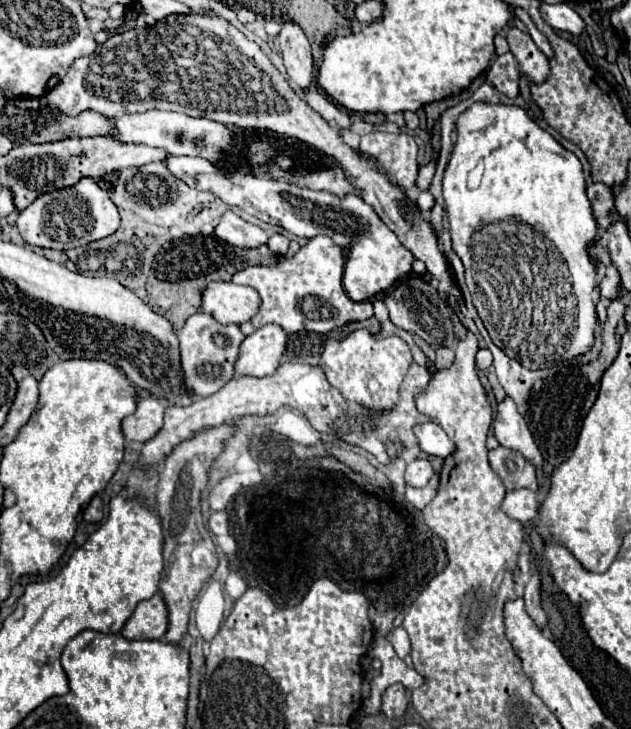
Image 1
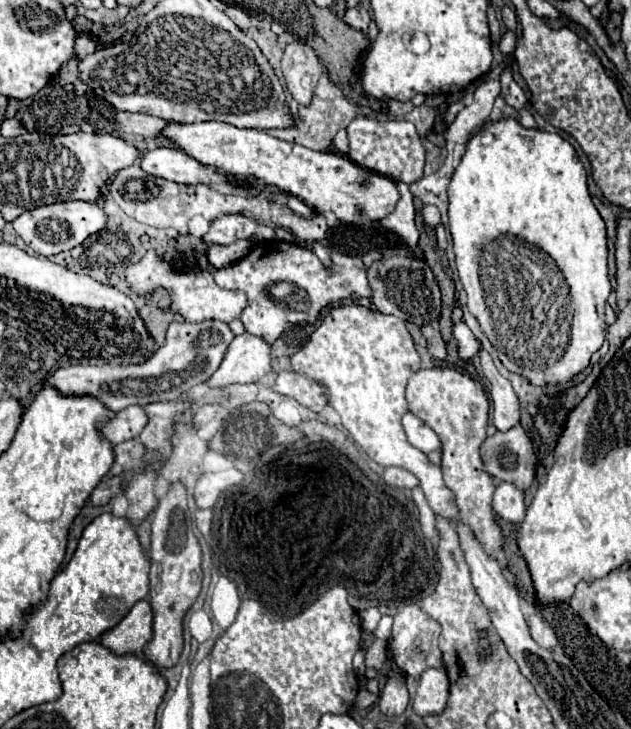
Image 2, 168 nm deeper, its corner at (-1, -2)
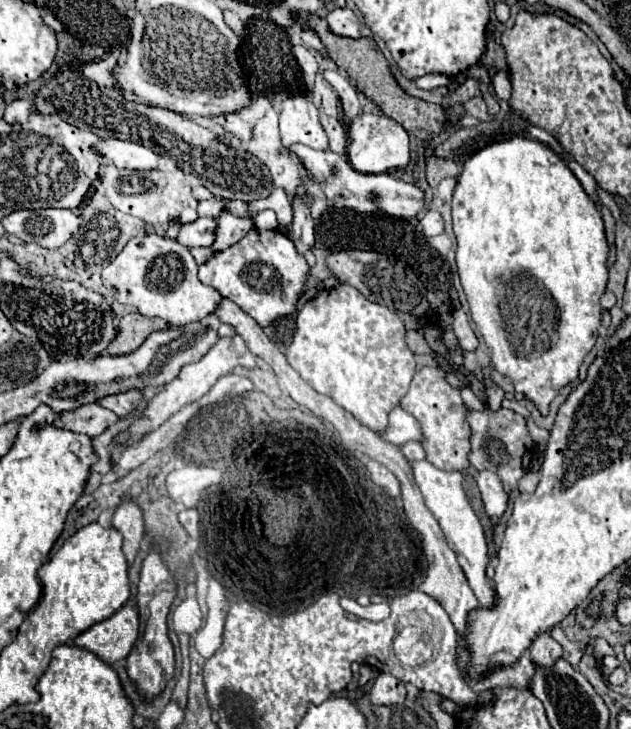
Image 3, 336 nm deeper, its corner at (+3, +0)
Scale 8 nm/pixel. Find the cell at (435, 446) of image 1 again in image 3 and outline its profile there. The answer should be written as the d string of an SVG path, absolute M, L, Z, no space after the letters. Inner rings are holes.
M394 407L388 413L388 425L378 435L394 445L404 445L408 441L422 441L422 431L418 421L414 421L414 417L410 417L402 407Z

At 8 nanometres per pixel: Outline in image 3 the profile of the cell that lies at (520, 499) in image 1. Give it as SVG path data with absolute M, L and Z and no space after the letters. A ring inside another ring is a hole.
M480 471L476 483L480 489L480 497L482 497L486 515L492 521L500 519L508 507L508 493L502 489L500 479L492 471Z

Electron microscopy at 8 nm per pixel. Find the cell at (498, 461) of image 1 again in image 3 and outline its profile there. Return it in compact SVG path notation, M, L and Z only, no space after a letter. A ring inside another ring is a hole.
M468 409L466 411L466 421L470 425L470 455L468 455L468 461L472 467L476 467L478 471L494 471L506 493L518 489L518 481L524 477L524 473L528 471L528 465L530 465L530 459L532 459L532 453L530 453L530 445L534 445L530 433L528 433L528 427L526 427L526 419L516 413L516 411L510 411L510 409L498 409L498 411L490 411L490 409L482 409L482 411L474 411L474 409Z

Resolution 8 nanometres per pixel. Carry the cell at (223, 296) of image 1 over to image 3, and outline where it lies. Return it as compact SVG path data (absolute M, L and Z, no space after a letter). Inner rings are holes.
M156 233L130 239L116 259L102 269L102 283L114 301L134 305L146 317L160 317L172 327L204 319L220 305L222 295L198 281L198 265L190 249Z

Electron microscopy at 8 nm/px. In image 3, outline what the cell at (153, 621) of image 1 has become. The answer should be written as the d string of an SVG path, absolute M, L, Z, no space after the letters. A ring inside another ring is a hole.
M124 605L106 621L92 625L74 639L74 645L94 653L104 663L128 657L138 639L138 609Z

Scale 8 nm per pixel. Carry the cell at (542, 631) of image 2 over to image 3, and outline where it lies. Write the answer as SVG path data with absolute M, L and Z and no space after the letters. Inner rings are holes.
M542 633L534 639L530 647L530 659L534 665L554 665L562 657L562 647L548 633Z

